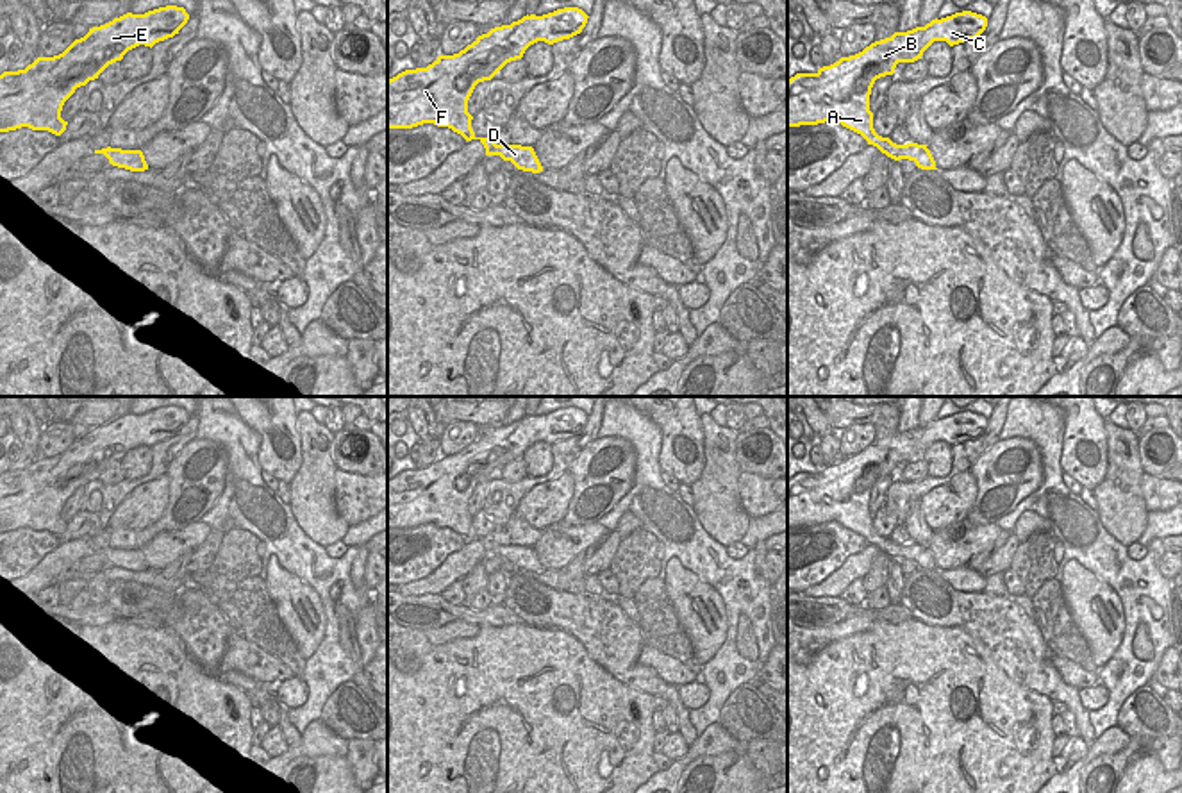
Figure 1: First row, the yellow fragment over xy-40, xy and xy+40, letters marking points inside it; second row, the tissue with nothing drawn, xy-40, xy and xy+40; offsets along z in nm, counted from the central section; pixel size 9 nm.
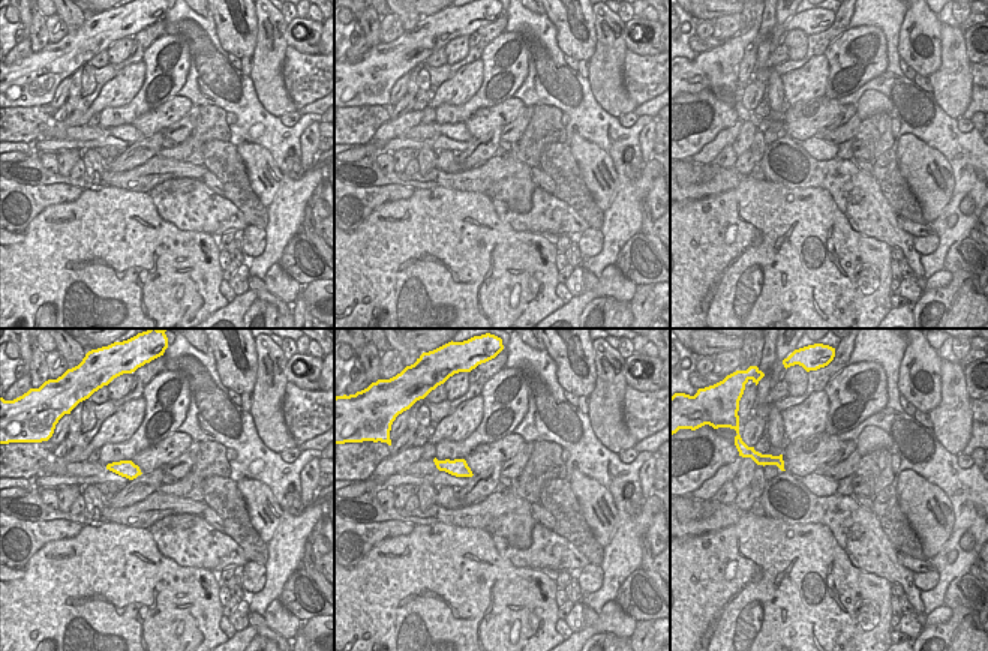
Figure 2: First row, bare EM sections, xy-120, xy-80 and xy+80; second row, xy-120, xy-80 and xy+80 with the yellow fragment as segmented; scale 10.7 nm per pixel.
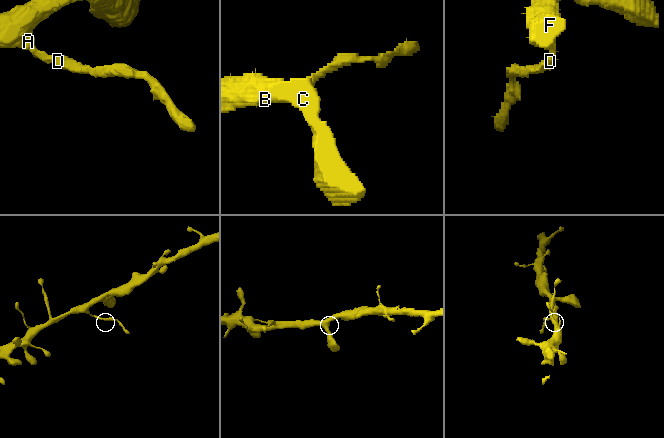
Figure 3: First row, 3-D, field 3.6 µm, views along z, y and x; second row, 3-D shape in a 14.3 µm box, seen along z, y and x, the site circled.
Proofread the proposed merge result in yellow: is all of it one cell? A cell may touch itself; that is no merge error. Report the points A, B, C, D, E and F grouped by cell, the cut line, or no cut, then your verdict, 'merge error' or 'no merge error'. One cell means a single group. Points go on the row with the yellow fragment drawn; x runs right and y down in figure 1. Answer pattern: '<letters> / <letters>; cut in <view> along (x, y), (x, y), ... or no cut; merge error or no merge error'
A B C E F / D; cut in xy+40 along (888, 138), (882, 152); merge error

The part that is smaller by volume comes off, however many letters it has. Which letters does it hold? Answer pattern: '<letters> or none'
D

